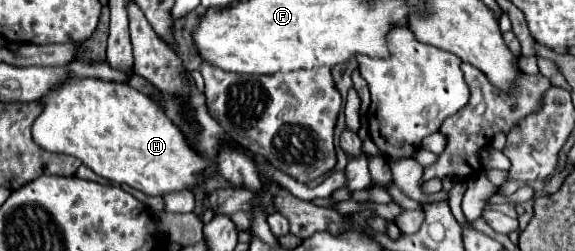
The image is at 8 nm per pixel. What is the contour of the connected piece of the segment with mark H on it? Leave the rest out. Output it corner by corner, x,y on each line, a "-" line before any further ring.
73,79
73,81
65,81
65,83
61,83
61,87
57,87
57,91
51,91
49,95
45,95
43,97
43,101
45,101
45,111
35,119
35,123
33,123
33,139
35,139
35,143
39,143
43,149
47,149
47,151
53,151
53,153
65,153
65,155
73,155
73,157
77,157
77,159
81,159
83,161
83,165
87,165
91,171
95,171
99,177
105,177
105,179
109,179
109,181
113,181
113,183
117,183
117,185
129,185
129,187
133,187
133,189
137,189
137,191
141,191
141,193
145,193
145,195
159,195
159,197
163,197
163,195
167,195
167,193
177,193
177,191
193,191
193,189
197,189
197,187
201,187
203,185
203,173
209,169
209,159
205,159
195,147
191,147
189,145
189,141
185,139
185,135
179,131
179,127
177,125
173,125
173,121
169,119
169,117
165,117
165,111
151,99
151,97
147,97
147,95
143,95
143,93
139,93
137,89
133,89
131,85
127,85
127,83
105,83
105,81
95,81
95,79

